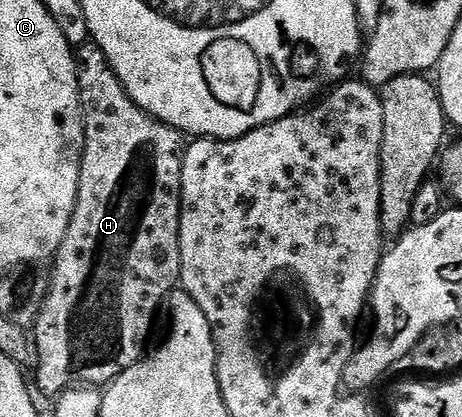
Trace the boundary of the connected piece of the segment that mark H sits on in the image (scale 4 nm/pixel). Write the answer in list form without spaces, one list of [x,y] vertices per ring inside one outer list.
[[[94,43],[79,46],[75,50],[76,74],[80,88],[80,106],[84,116],[84,158],[80,164],[80,190],[76,200],[76,210],[70,219],[70,227],[64,236],[60,250],[56,252],[54,266],[56,274],[50,277],[48,296],[42,302],[42,308],[34,322],[34,336],[38,347],[38,363],[34,370],[35,388],[44,393],[59,395],[76,386],[104,387],[122,371],[131,365],[137,365],[149,348],[148,336],[152,333],[152,324],[156,321],[156,312],[165,308],[166,302],[174,290],[180,285],[180,188],[182,187],[182,163],[186,148],[185,134],[179,133],[174,127],[154,119],[122,87],[118,75],[110,67],[102,47]]]

